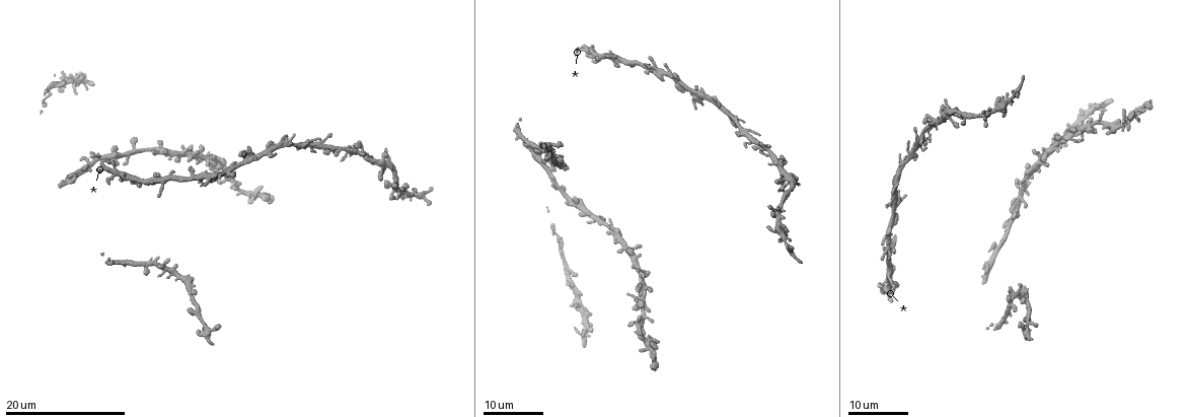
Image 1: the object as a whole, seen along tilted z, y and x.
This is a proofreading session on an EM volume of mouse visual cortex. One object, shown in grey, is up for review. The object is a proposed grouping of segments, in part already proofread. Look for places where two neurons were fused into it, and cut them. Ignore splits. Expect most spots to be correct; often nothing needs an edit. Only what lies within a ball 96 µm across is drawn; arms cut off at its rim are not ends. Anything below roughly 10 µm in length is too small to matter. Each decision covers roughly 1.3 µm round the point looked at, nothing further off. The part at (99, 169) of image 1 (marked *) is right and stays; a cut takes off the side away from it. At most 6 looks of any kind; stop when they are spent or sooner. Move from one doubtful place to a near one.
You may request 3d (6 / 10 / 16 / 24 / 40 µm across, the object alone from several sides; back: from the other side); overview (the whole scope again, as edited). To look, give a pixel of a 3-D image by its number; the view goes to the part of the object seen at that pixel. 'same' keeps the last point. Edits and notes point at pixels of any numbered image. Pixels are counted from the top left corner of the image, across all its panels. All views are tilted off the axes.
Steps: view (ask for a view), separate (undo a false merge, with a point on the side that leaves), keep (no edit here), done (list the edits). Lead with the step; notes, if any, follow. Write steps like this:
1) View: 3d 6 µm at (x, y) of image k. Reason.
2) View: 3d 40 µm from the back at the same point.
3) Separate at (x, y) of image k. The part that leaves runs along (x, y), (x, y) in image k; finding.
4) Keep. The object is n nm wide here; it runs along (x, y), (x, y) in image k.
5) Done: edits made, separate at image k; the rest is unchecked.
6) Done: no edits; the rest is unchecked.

View: 3d 16 µm at (91, 164) of image 1. Branch point.

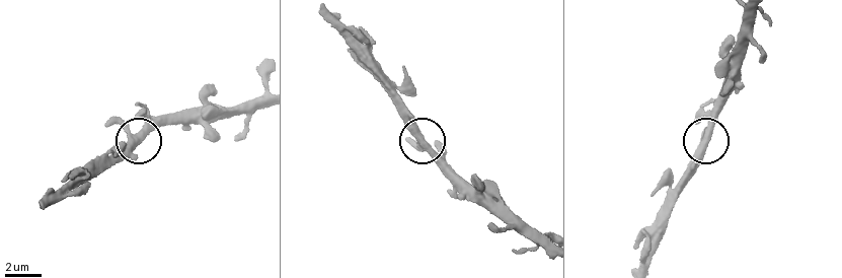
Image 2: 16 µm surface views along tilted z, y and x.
View: 3d 10 µm at (706, 137) of image 2. Zoom in.

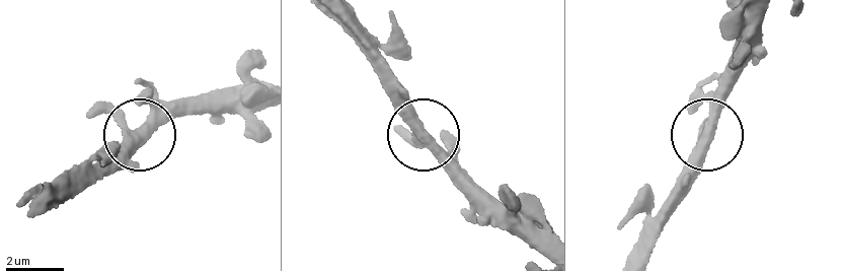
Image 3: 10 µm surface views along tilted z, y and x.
Keep. All the same neuron.

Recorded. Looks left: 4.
View: 3d 24 µm at (189, 289) of image 1. Sudden change in width.

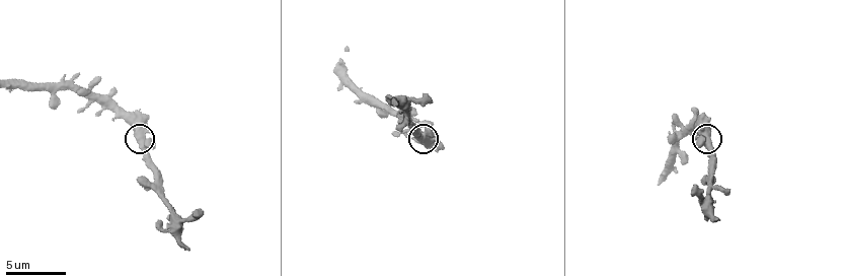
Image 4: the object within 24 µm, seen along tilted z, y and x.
View: 3d 6 µm at (139, 138) of image 4.

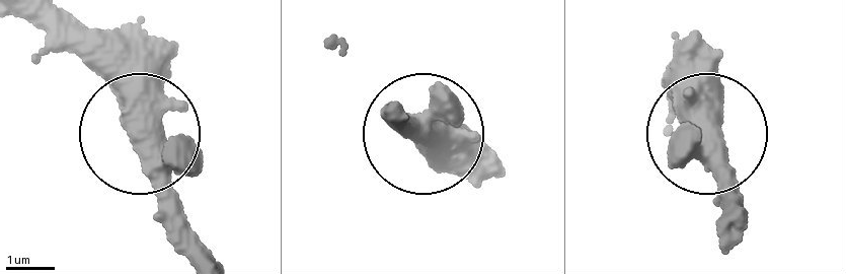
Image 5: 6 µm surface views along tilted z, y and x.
Keep. All the same neuron.

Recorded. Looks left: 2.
View: 3d 24 µm at (782, 234) of image 1. Four arms meet.

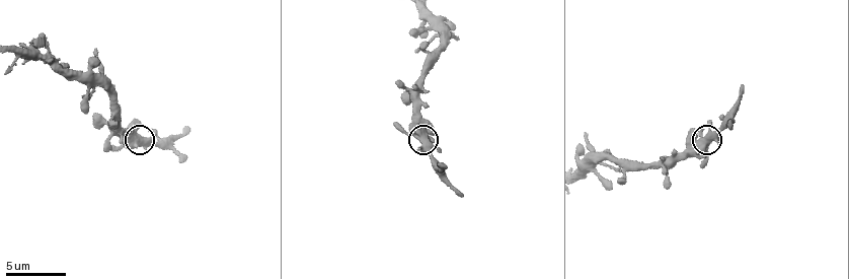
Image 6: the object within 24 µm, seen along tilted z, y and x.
View: 3d 10 µm at (707, 141) of image 6. Closer look.

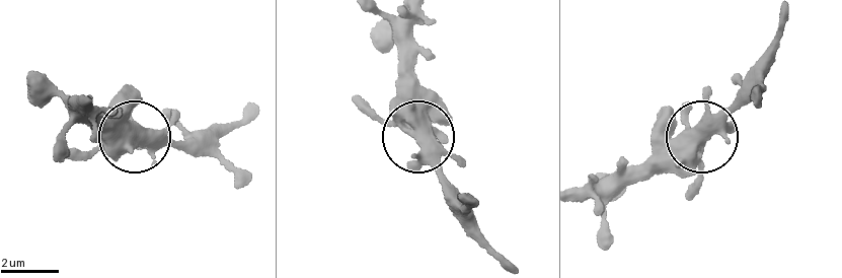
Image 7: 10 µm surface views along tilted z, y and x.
Keep. It runs along (92, 103), (123, 140), (198, 151) in image 7; all the same neuron.

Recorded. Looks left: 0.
Done: no edits; the rest is unchecked.

